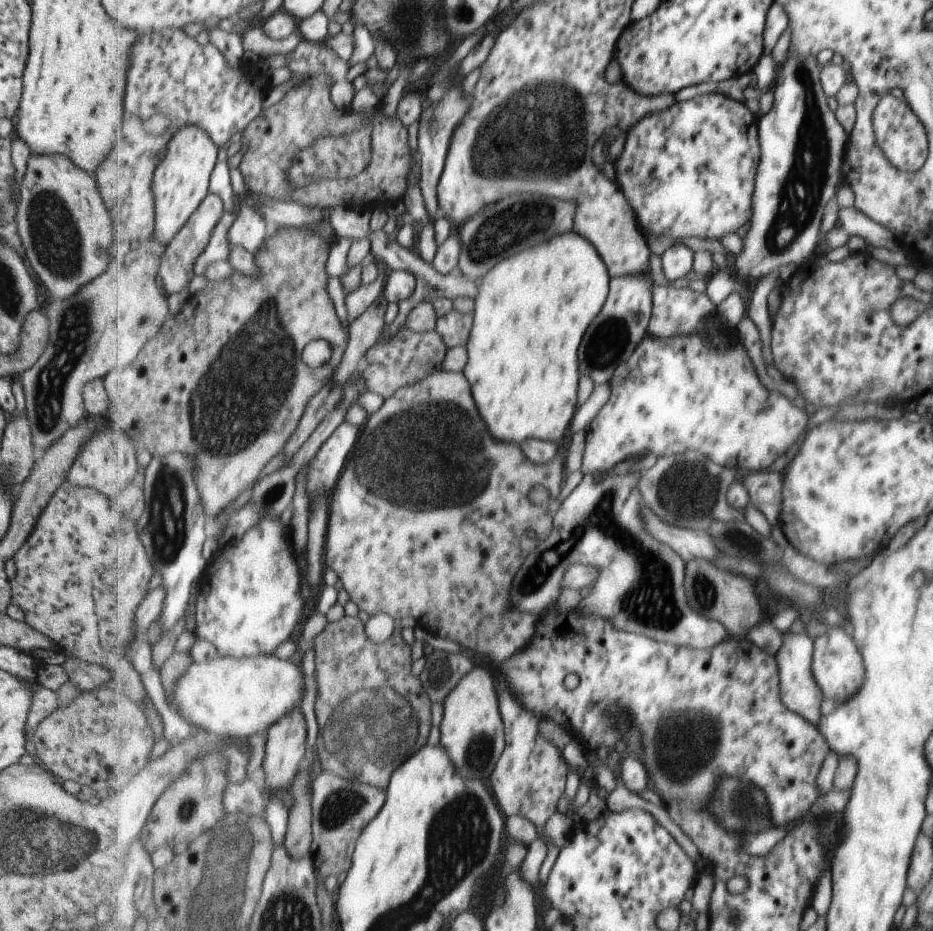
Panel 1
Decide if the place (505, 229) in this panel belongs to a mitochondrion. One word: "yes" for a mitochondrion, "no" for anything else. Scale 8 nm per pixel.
yes

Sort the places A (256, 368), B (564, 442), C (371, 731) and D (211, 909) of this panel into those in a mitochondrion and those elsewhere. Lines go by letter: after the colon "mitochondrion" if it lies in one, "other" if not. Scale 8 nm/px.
A: mitochondrion
B: other
C: mitochondrion
D: mitochondrion

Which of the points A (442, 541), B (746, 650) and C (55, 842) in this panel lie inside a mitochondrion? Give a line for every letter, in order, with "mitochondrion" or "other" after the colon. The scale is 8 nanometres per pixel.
A: other
B: other
C: mitochondrion

